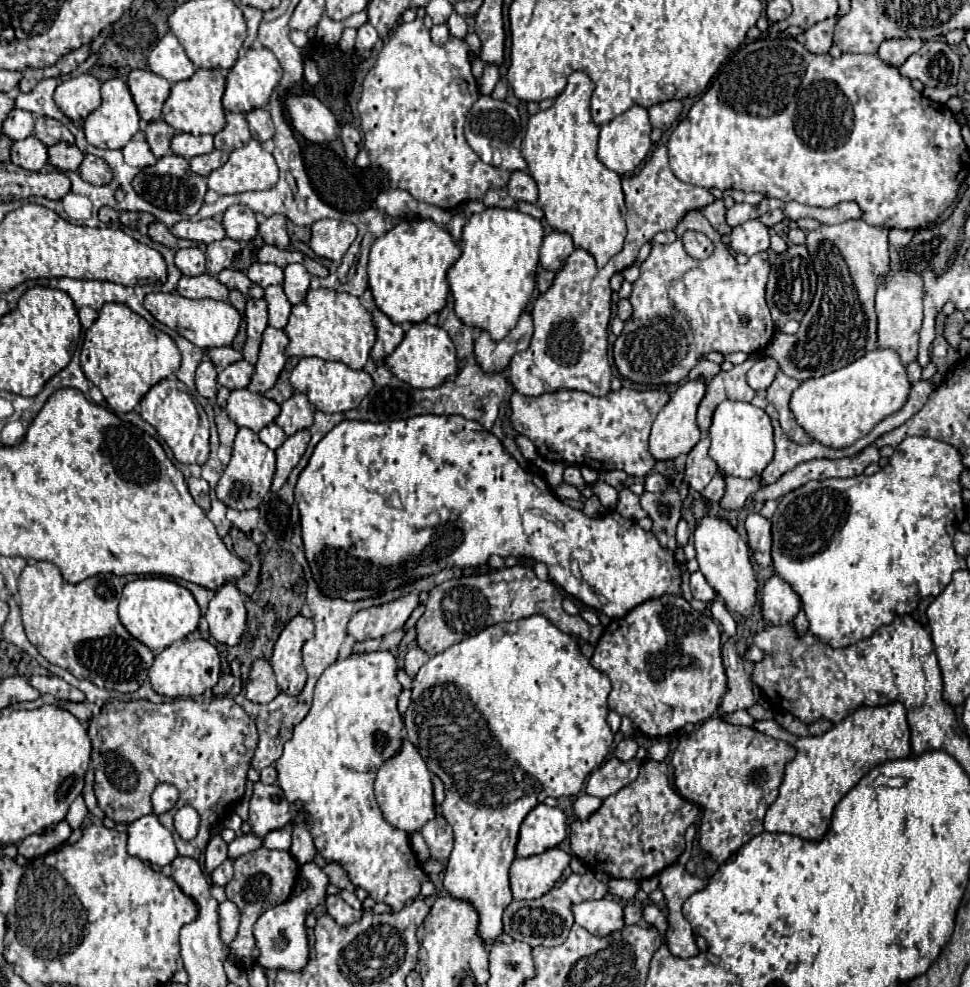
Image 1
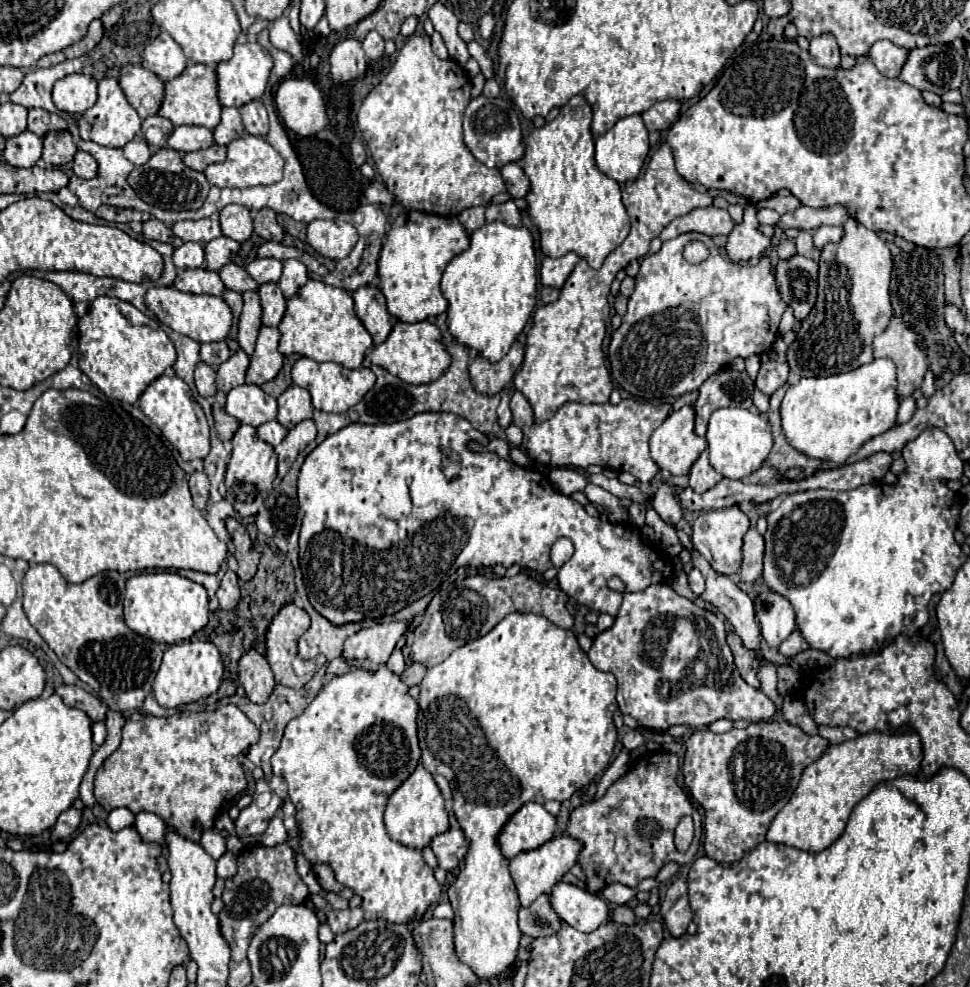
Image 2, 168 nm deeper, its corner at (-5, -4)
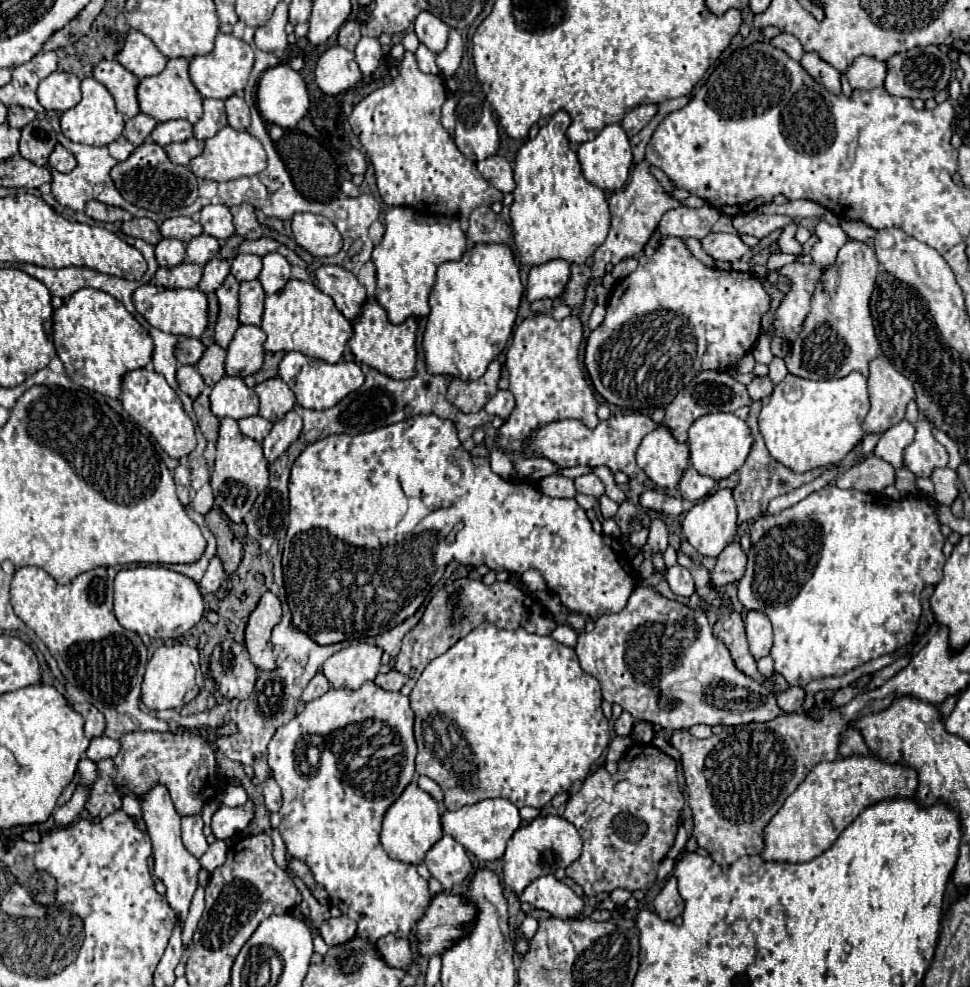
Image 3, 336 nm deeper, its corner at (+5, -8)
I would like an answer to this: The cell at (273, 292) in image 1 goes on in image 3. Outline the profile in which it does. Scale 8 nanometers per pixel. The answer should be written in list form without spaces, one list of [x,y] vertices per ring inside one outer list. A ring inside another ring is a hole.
[[[258,280],[240,284],[240,322],[260,326],[266,294]]]

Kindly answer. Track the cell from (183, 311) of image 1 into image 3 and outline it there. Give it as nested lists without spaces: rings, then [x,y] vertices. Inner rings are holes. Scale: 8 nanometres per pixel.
[[[146,284],[134,292],[134,306],[154,328],[162,332],[188,336],[188,338],[200,338],[204,330],[208,328],[208,300],[206,300],[206,294],[200,292],[198,288],[170,290],[156,284]]]

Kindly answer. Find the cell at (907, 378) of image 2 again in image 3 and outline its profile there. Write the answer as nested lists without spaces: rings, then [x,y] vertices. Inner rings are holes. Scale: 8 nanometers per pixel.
[[[878,354],[870,360],[868,392],[872,408],[864,420],[864,430],[884,432],[904,418],[906,404],[914,398],[914,384],[894,368],[886,354]]]

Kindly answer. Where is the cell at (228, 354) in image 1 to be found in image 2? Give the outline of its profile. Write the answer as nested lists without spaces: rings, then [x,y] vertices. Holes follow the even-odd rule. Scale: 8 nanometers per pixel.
[[[224,340],[200,346],[200,360],[206,362],[206,364],[210,364],[212,368],[218,368],[228,358],[230,358],[230,350],[228,350],[228,346],[226,346]]]

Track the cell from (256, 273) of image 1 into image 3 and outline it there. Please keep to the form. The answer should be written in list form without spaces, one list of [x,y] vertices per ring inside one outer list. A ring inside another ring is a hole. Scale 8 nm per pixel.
[[[238,254],[238,256],[232,260],[232,270],[230,270],[230,274],[232,274],[238,282],[256,280],[260,272],[262,272],[262,258],[260,258],[260,256],[254,256],[254,254]]]

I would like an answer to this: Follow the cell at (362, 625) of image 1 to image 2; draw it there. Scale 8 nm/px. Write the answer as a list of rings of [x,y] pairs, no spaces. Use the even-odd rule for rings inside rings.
[[[378,622],[370,628],[362,628],[344,642],[342,656],[354,668],[376,672],[388,662],[404,630],[404,622]]]

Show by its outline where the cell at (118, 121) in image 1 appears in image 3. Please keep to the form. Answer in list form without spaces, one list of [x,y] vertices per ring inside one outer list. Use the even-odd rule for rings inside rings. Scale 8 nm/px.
[[[84,78],[82,80],[82,100],[66,110],[60,118],[62,134],[70,138],[76,144],[88,144],[88,146],[108,146],[110,142],[118,140],[124,130],[124,114],[118,112],[114,98],[106,90],[104,84],[100,84],[94,78]]]

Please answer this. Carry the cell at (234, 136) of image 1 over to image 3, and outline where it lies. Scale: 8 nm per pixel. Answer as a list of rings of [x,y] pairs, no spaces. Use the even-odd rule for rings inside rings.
[[[206,98],[204,100],[204,116],[194,124],[194,136],[198,140],[212,138],[226,124],[228,124],[228,116],[226,116],[226,110],[224,110],[224,102]]]

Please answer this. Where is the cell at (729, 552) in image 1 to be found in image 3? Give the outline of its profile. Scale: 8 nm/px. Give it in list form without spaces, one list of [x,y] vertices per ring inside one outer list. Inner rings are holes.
[[[716,490],[706,496],[704,502],[696,504],[682,522],[682,536],[702,554],[704,558],[718,558],[718,554],[734,540],[736,536],[736,504],[732,498],[732,490]]]

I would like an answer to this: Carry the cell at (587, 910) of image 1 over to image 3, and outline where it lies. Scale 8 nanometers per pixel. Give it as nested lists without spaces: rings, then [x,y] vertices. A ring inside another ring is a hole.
[[[554,876],[536,878],[520,894],[520,902],[528,902],[538,910],[546,910],[554,918],[578,918],[584,912],[582,898]]]

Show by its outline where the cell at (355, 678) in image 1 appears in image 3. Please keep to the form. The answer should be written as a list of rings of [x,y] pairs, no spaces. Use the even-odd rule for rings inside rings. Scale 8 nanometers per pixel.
[[[366,682],[358,690],[330,688],[324,696],[308,702],[288,724],[280,726],[268,744],[268,766],[282,788],[282,822],[278,830],[288,856],[306,862],[316,882],[326,888],[330,902],[358,922],[360,936],[372,940],[388,934],[408,936],[430,904],[428,882],[418,876],[416,866],[392,860],[378,838],[384,812],[414,776],[416,742],[412,724],[414,712],[406,696]]]

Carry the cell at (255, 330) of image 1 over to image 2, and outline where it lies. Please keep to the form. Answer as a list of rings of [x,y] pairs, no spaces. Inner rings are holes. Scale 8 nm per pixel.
[[[252,290],[244,292],[242,298],[244,298],[244,308],[242,308],[242,314],[238,320],[238,344],[250,356],[252,346],[256,344],[256,334],[262,326],[262,322],[260,322],[260,298]]]

